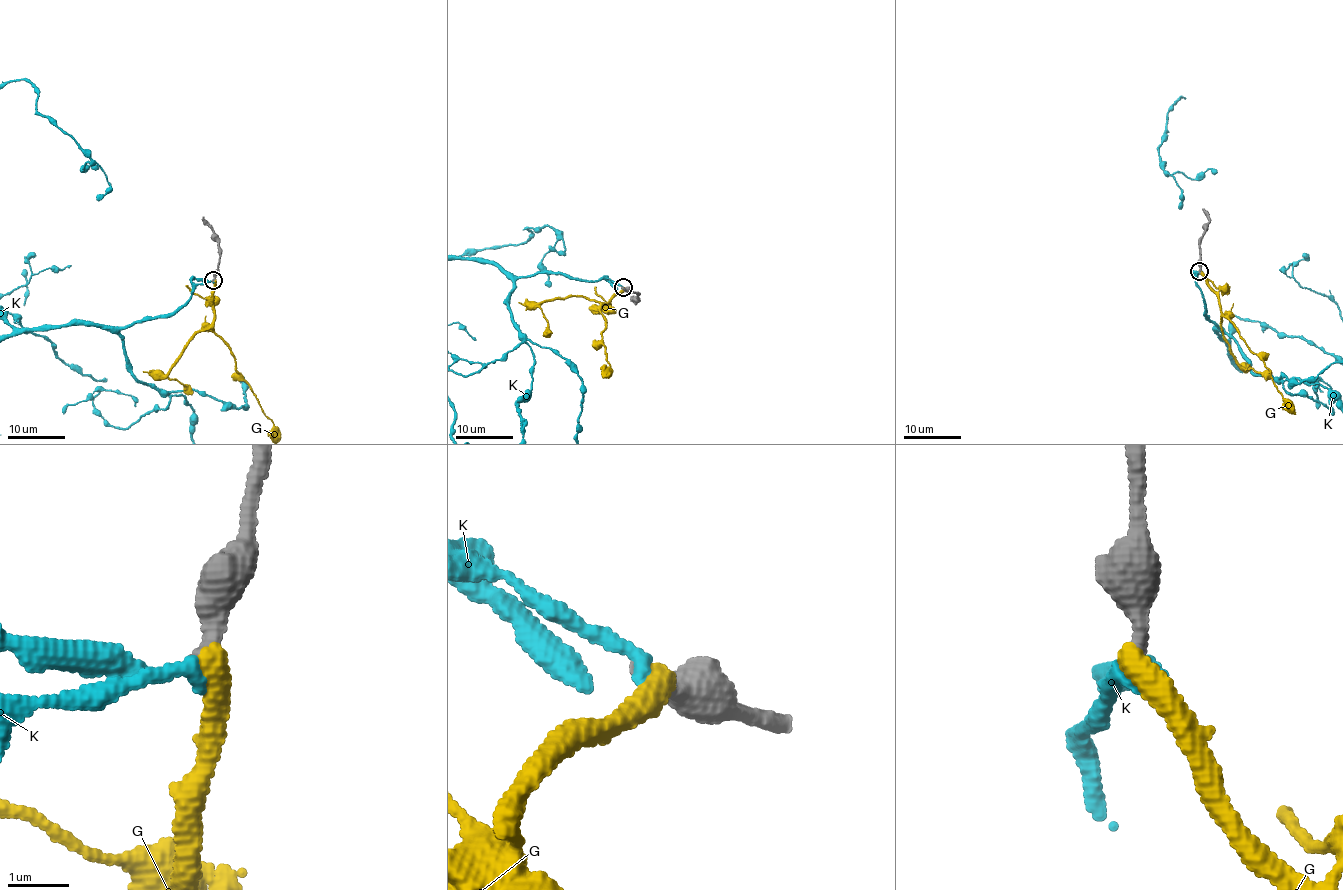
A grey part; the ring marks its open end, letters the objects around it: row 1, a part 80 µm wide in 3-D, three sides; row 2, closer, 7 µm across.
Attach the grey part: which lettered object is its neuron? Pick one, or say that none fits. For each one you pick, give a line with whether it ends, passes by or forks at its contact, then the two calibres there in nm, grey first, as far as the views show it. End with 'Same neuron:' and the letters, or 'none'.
K: it ends | 260/240 nm
Same neuron: K

